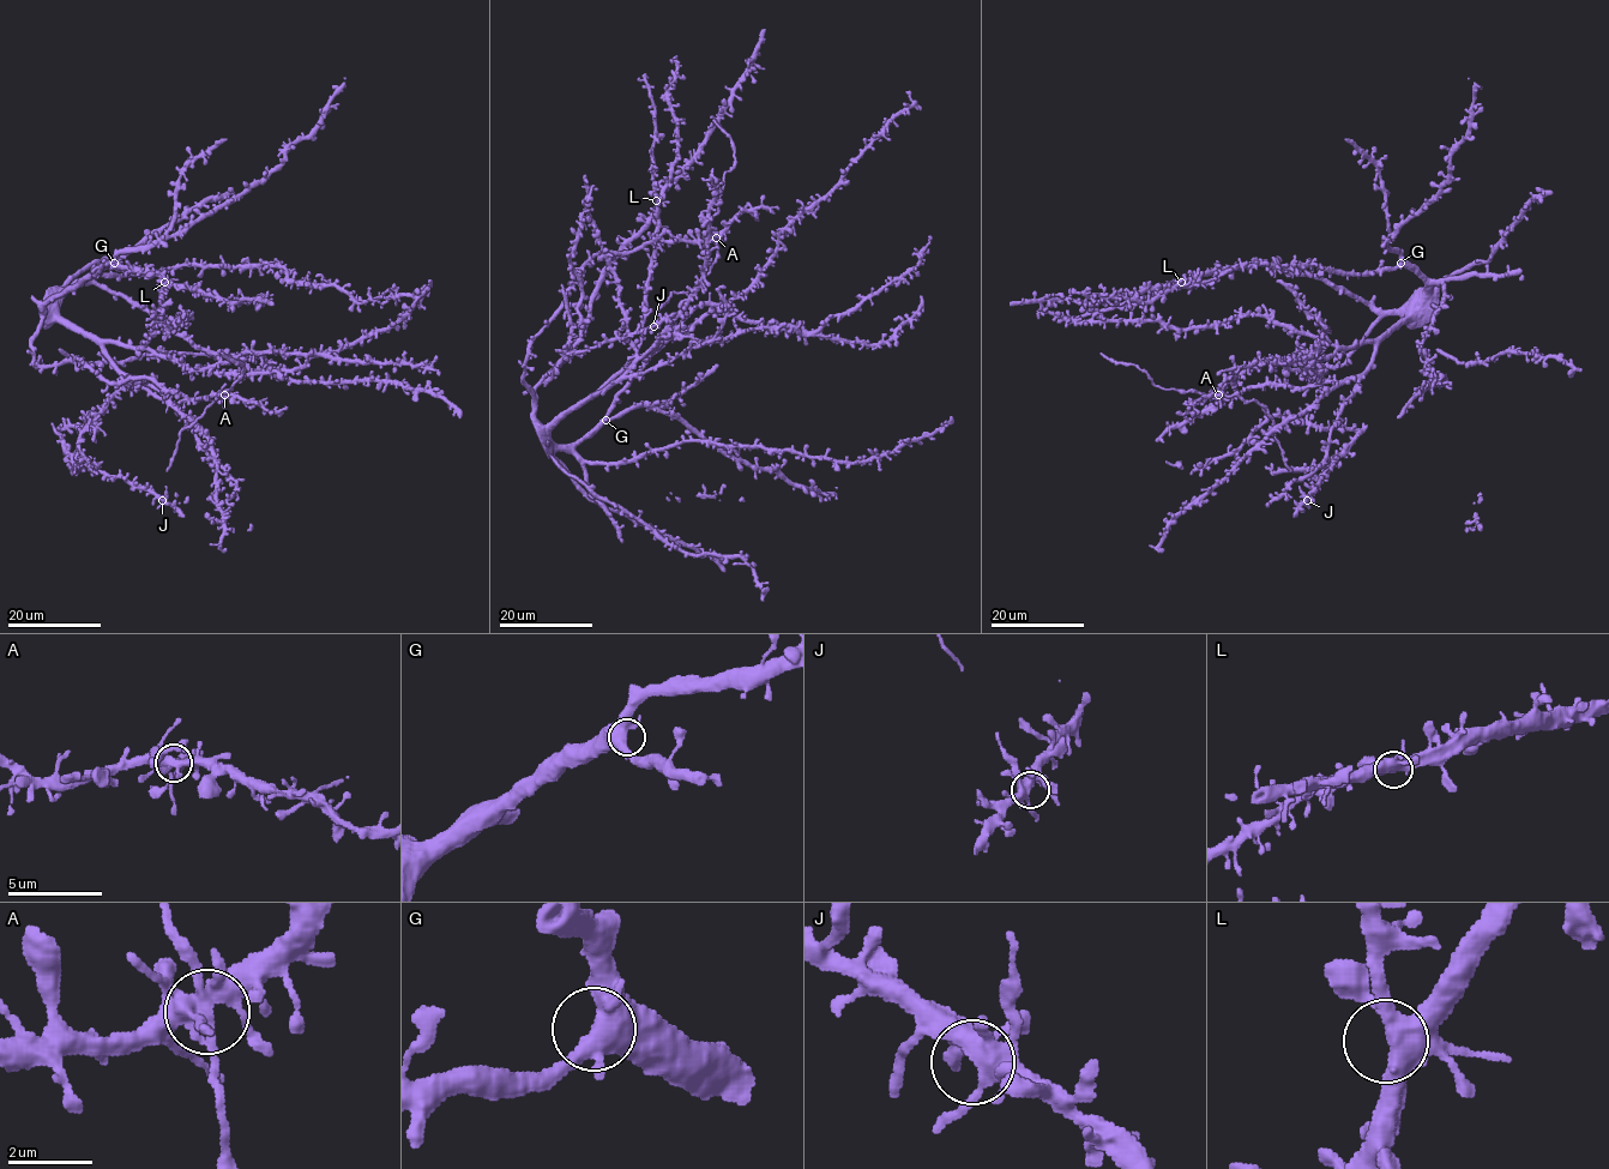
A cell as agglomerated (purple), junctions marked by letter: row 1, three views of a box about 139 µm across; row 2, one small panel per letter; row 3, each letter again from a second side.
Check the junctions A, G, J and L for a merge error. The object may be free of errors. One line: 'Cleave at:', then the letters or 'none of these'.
Cleave at: none of these

